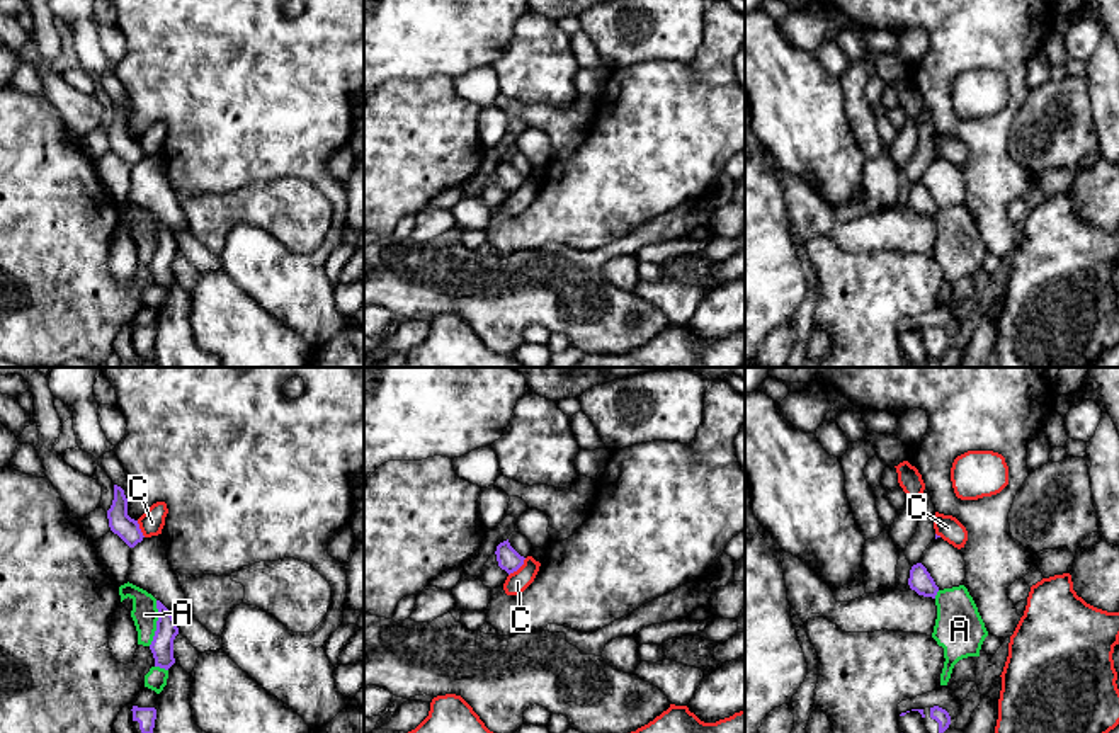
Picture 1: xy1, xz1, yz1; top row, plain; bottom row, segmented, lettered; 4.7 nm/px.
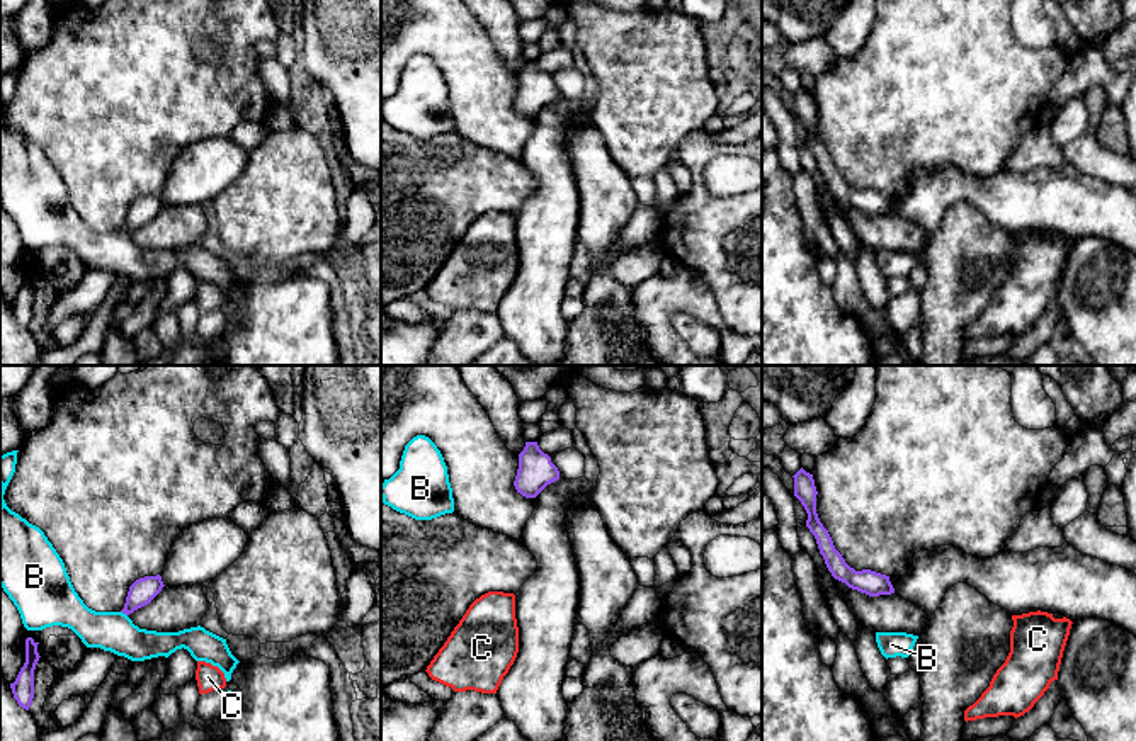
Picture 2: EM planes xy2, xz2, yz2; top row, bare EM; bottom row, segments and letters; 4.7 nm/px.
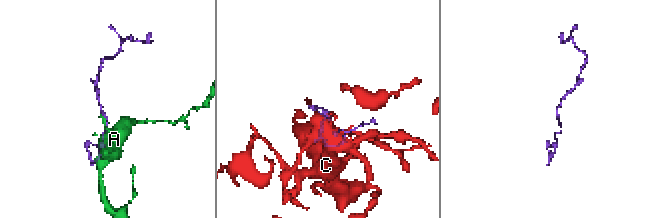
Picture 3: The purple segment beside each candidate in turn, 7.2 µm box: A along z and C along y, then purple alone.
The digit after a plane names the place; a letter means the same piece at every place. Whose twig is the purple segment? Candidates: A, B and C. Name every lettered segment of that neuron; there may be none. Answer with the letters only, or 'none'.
none

